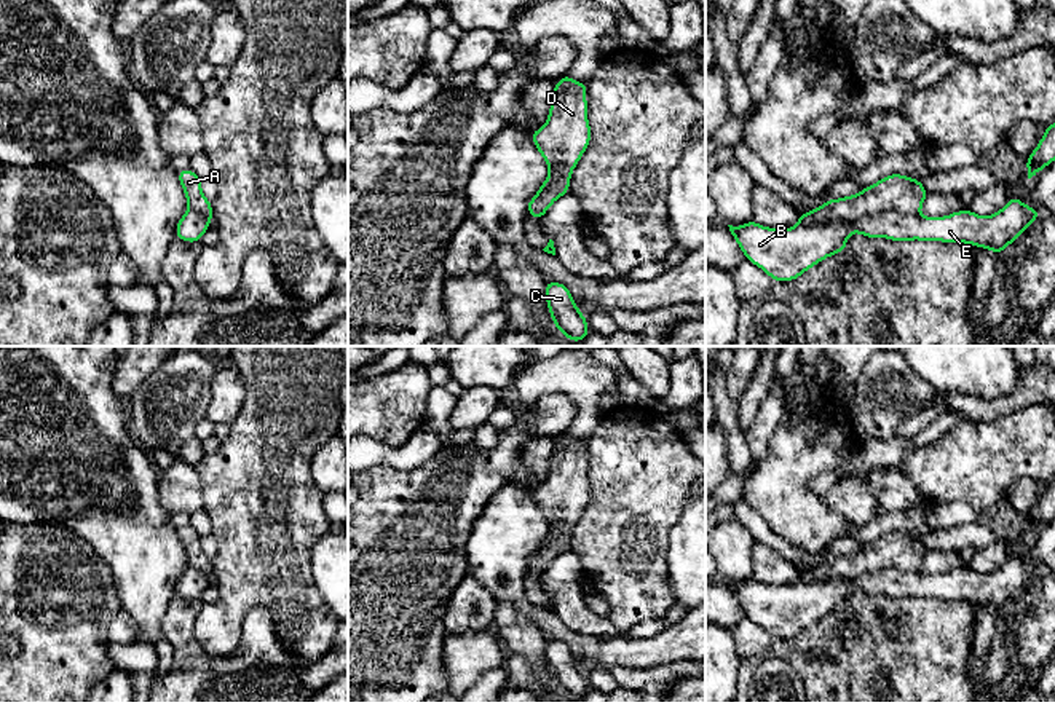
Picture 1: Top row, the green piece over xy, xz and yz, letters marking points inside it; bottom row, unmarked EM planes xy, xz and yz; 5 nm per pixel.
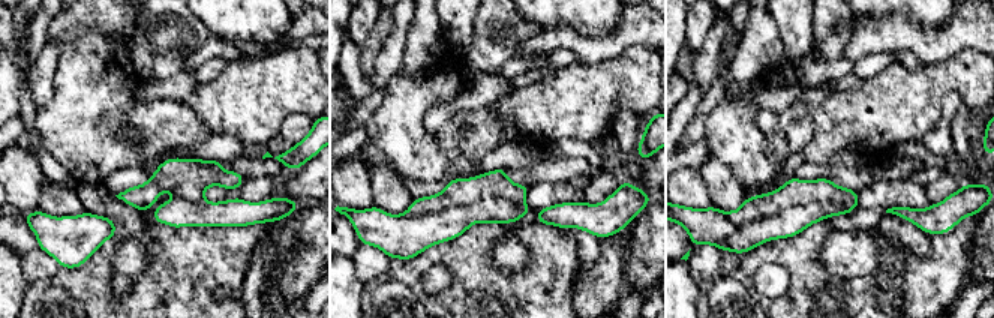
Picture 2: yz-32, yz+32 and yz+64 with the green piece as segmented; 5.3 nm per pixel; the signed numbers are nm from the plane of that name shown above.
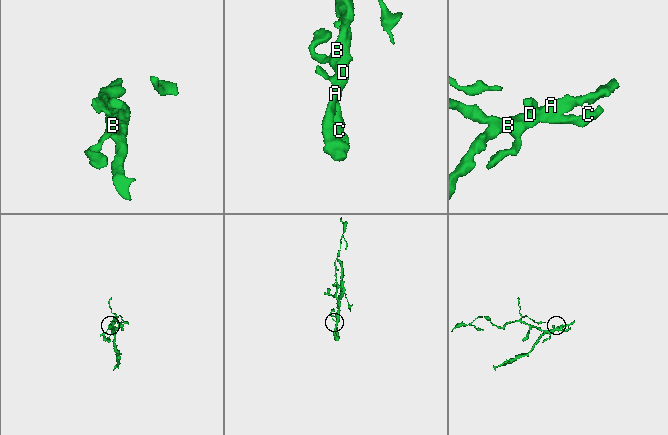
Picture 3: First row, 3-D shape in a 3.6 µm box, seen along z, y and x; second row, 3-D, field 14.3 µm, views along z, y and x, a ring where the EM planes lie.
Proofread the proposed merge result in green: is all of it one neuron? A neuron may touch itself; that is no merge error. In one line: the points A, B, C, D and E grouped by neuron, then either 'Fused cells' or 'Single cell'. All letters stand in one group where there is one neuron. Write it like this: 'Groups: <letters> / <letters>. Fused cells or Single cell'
Groups: A D / B C E. Fused cells

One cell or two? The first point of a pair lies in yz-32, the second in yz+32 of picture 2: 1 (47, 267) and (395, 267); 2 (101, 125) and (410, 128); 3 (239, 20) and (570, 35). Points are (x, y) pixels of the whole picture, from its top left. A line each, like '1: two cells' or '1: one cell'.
1: two cells
2: one cell
3: two cells

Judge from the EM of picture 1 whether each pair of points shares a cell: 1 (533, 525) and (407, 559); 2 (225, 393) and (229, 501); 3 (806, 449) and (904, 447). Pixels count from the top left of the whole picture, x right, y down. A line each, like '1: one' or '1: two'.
1: two
2: two
3: two

